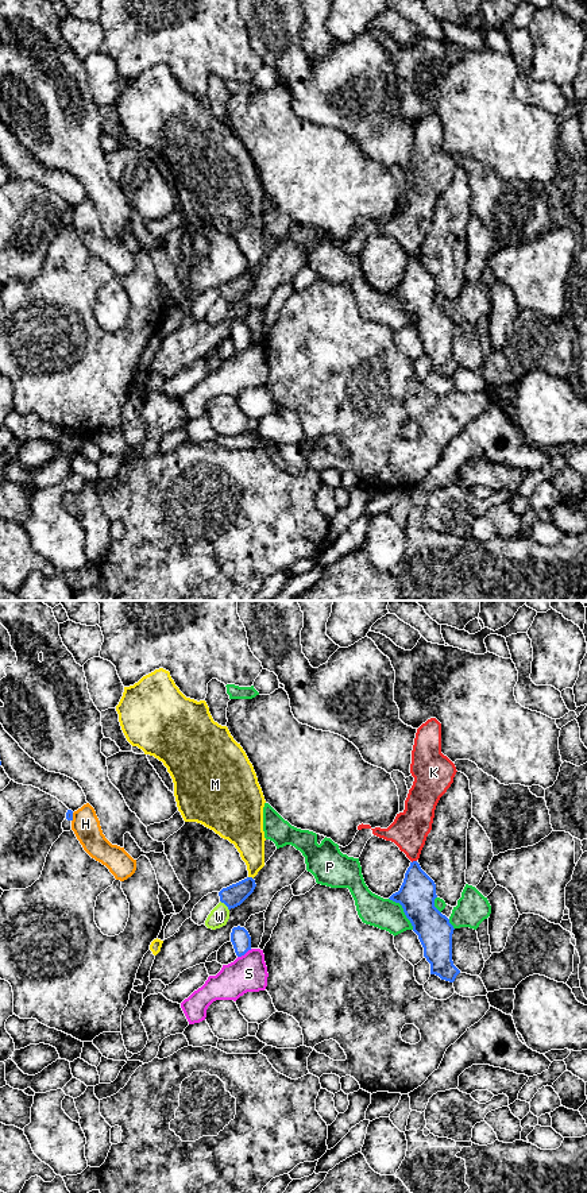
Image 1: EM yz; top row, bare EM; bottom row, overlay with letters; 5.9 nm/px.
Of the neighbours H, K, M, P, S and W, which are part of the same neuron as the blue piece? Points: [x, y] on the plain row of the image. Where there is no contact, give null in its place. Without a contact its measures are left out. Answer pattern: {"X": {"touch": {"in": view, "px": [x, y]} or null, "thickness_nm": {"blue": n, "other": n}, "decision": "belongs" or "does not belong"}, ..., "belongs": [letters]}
{"H": {"touch": {"in": "yz", "px": [72, 212]}, "thickness_nm": {"blue": 50, "other": 160}, "decision": "does not belong"}, "K": {"touch": {"in": "yz", "px": [413, 257]}, "thickness_nm": {"blue": 220, "other": 220}, "decision": "does not belong"}, "M": {"touch": {"in": "yz", "px": [251, 273]}, "thickness_nm": {"blue": 130, "other": 200}, "decision": "does not belong"}, "P": {"touch": {"in": "yz", "px": [404, 307]}, "thickness_nm": {"blue": 220, "other": 190}, "decision": "does not belong"}, "S": {"touch": {"in": "yz", "px": [244, 348]}, "thickness_nm": {"blue": 120, "other": 220}, "decision": "does not belong"}, "W": {"touch": {"in": "yz", "px": [226, 300]}, "thickness_nm": {"blue": 130, "other": 120}, "decision": "does not belong"}, "belongs": []}

